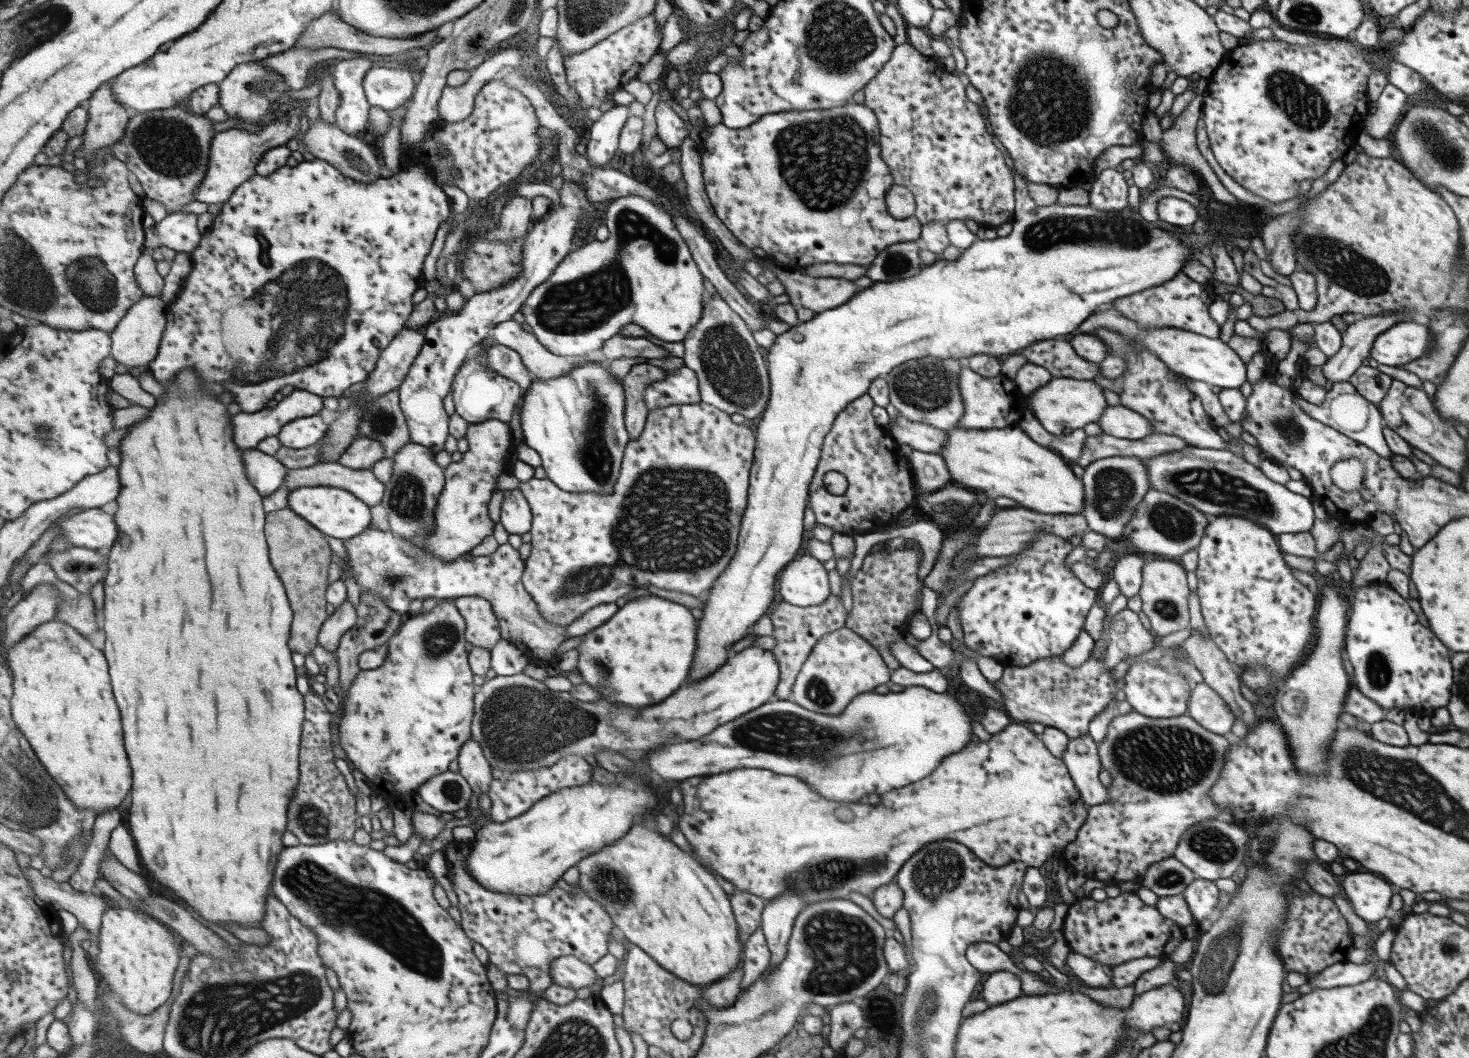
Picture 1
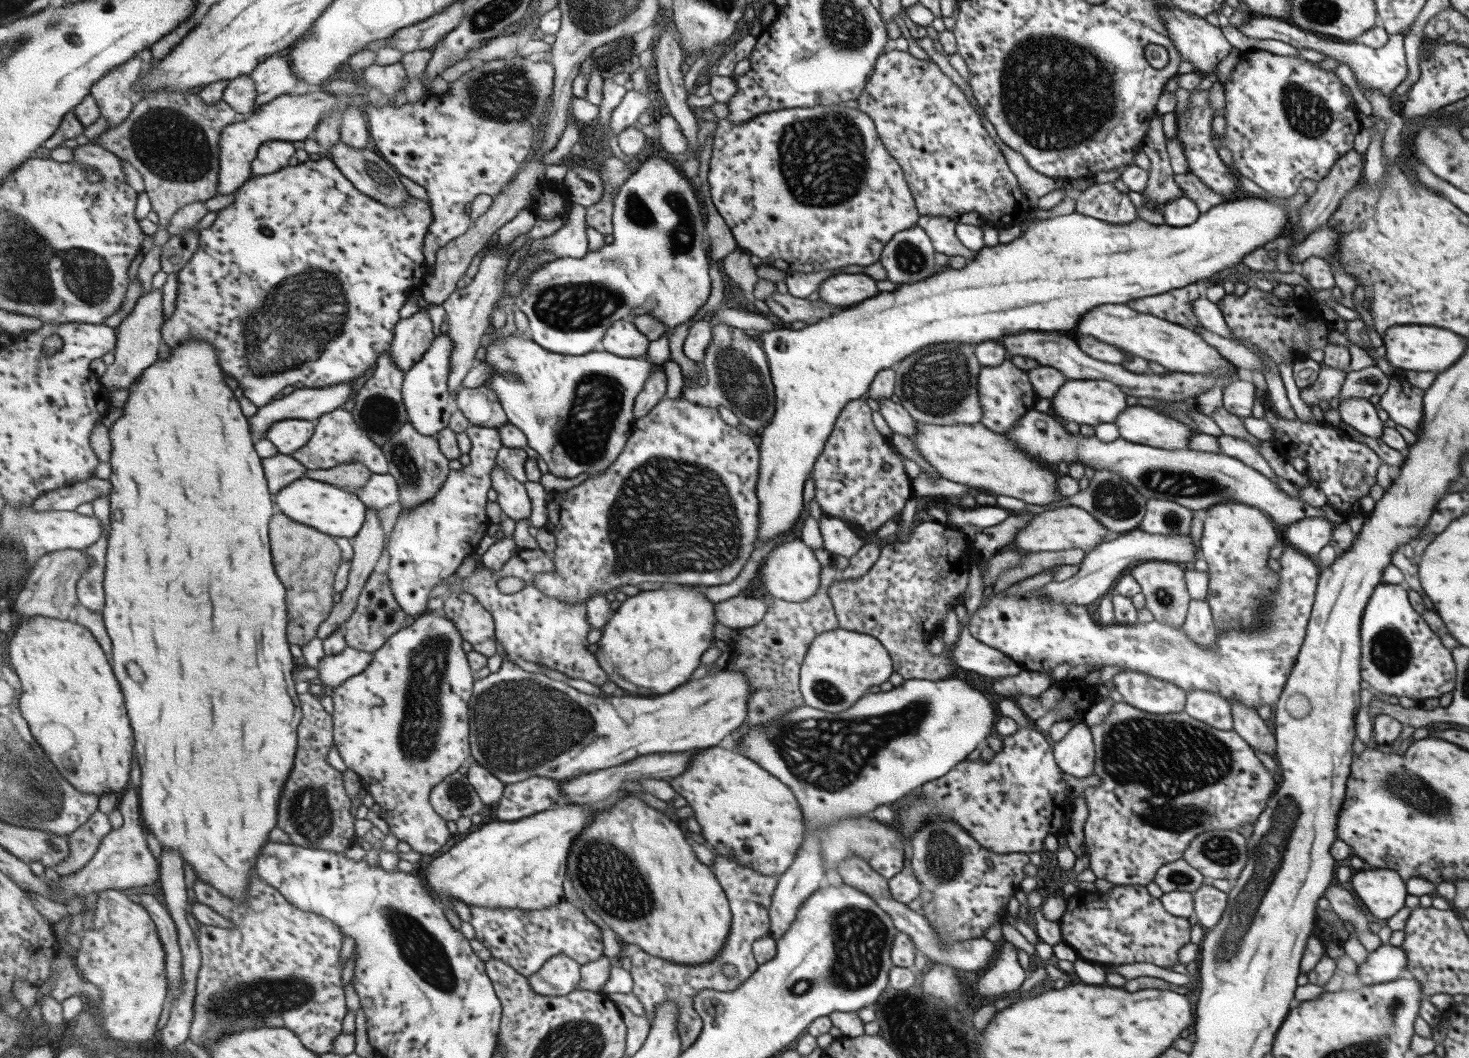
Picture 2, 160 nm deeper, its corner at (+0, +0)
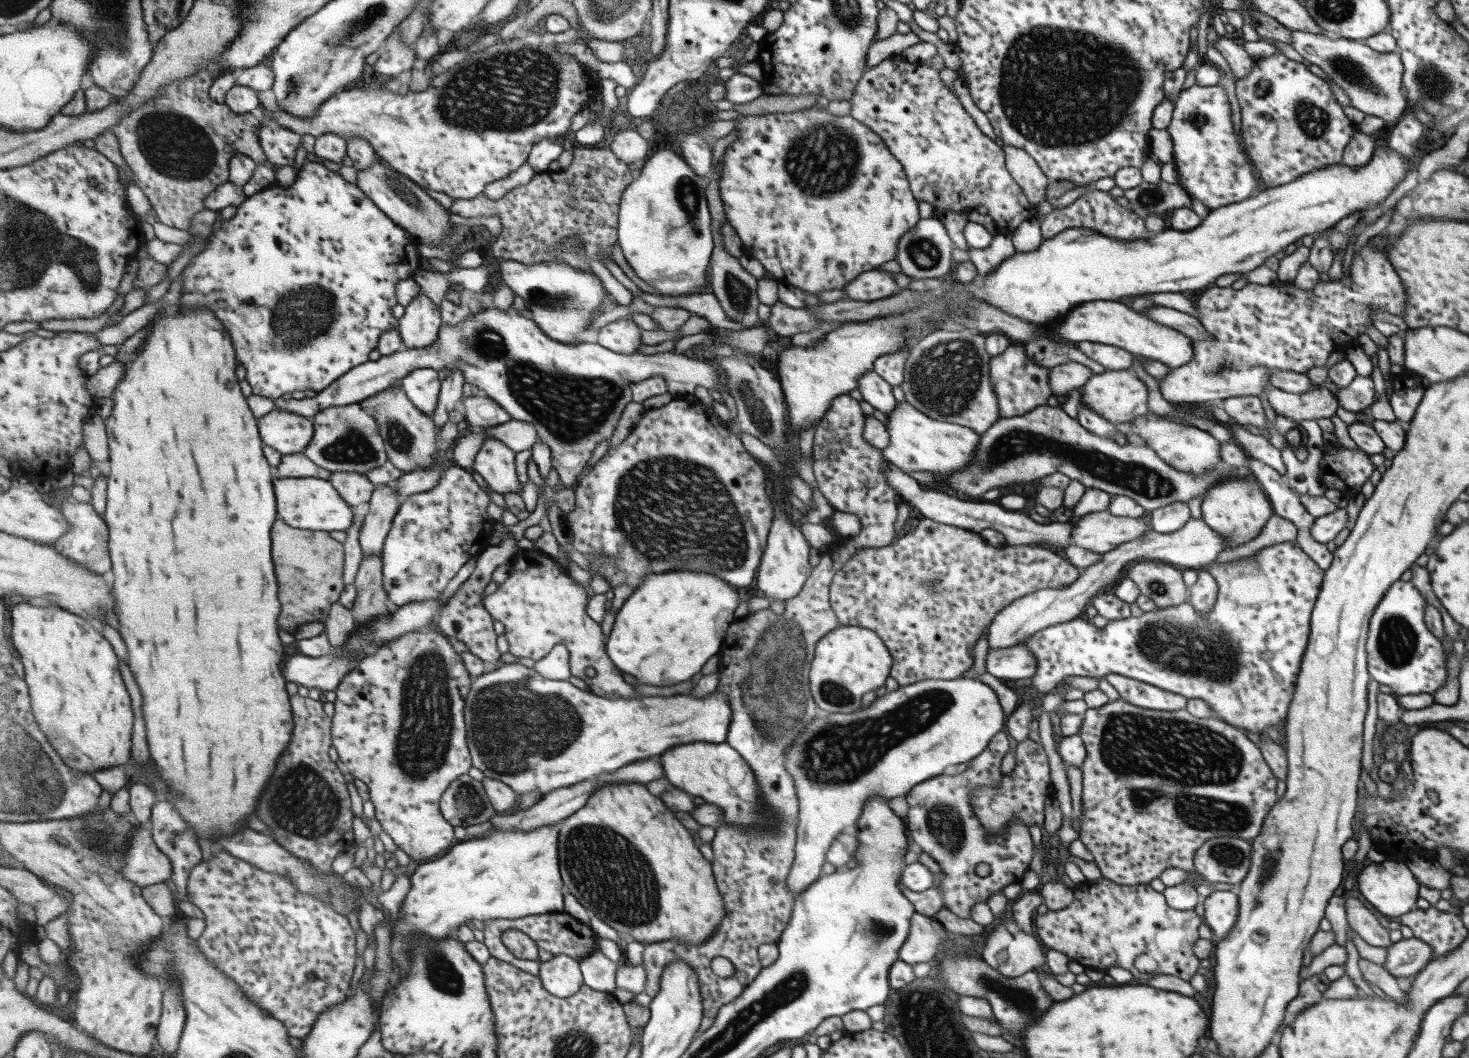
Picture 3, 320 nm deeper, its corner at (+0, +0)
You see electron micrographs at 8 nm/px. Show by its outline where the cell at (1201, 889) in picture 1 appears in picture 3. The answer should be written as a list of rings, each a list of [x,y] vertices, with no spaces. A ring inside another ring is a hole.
[[[1225,890],[1211,892],[1203,898],[1202,920],[1210,928],[1214,940],[1225,938],[1238,917],[1238,898]]]

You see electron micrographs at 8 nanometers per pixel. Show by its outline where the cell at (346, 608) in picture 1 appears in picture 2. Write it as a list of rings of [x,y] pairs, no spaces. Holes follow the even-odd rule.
[[[369,507],[367,511],[367,522],[365,522],[362,530],[357,534],[356,541],[353,544],[354,557],[352,558],[352,569],[350,572],[350,582],[345,592],[342,593],[340,601],[335,605],[334,612],[330,614],[330,617],[322,623],[318,630],[318,636],[323,640],[329,638],[337,629],[343,629],[346,620],[352,615],[358,603],[359,597],[364,590],[367,580],[371,578],[381,554],[383,554],[383,544],[385,544],[385,530],[383,530],[383,524],[381,519],[377,516],[377,511],[373,507]]]

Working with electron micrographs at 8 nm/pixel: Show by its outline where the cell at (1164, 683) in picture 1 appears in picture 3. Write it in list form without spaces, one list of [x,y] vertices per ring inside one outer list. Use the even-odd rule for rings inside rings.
[[[1107,674],[1105,680],[1115,688],[1119,699],[1124,700],[1127,704],[1142,709],[1160,711],[1178,711],[1186,707],[1185,697],[1132,678]]]

